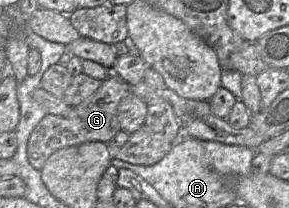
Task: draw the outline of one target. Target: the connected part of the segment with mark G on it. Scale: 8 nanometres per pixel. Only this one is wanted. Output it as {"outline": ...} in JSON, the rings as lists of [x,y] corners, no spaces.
{"outline":[[[112,72],[95,93],[73,107],[68,117],[47,114],[34,128],[28,140],[27,155],[30,164],[40,171],[47,159],[59,149],[86,142],[108,143],[121,130],[117,108],[129,92],[130,85]]]}

